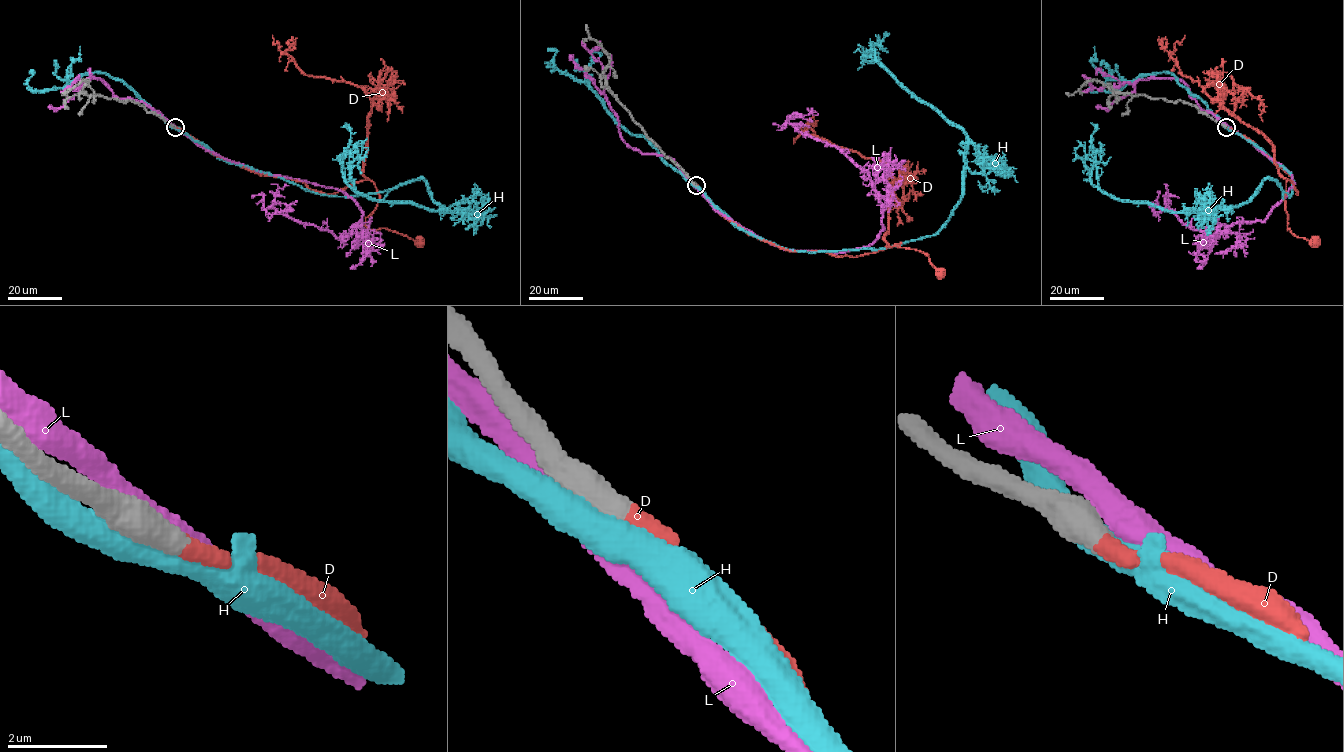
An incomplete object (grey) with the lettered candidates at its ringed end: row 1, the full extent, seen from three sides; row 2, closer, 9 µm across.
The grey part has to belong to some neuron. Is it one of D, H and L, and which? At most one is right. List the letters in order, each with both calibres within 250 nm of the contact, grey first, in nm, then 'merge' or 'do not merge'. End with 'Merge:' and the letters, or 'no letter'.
D: calibres 500 and 400 nm; merge
H: calibres 750 and 500 nm; do not merge
L: calibres 750 and 480 nm; do not merge
Merge: D

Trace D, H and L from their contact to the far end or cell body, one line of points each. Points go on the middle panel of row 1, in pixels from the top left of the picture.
D: (696, 184), (728, 219), (776, 246), (856, 257), (901, 244), (886, 246), (921, 251), (941, 274)
H: (694, 184), (736, 225), (796, 250), (934, 235), (961, 196), (966, 134), (863, 55), (871, 50), (862, 54)
L: (694, 184), (717, 211), (776, 246), (869, 246), (883, 230), (880, 193), (863, 170), (787, 118), (810, 118)

